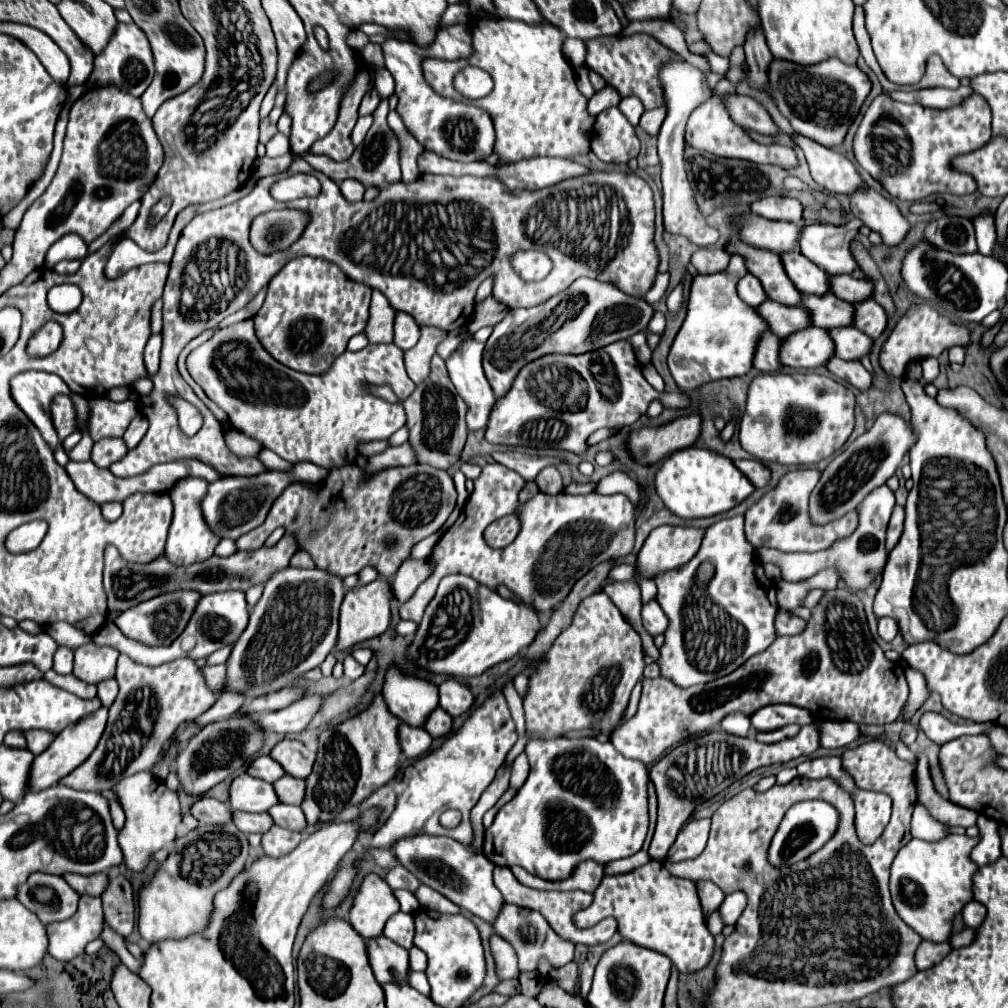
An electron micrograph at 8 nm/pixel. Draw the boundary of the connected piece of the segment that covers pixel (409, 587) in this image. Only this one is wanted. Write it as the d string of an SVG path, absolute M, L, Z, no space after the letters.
M408 558L404 564L400 564L400 568L396 570L394 578L388 580L390 590L394 594L394 598L404 604L414 590L424 582L424 578L430 574L430 562L426 560L412 560Z

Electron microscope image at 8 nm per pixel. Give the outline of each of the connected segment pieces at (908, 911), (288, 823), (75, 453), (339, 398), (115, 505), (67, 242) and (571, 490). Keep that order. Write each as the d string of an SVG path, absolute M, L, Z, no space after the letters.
M952 834L942 842L912 838L894 858L890 892L900 918L914 928L924 940L948 942L952 936L954 916L972 900L972 878L978 870L970 852L980 838Z
M278 804L272 806L272 810L268 810L268 814L274 818L274 824L286 828L286 830L296 830L302 832L304 826L308 826L304 812L300 810L300 806L290 806L290 804Z
M82 436L82 440L68 453L70 460L79 462L89 460L92 446L94 446L94 442L90 440L90 436Z
M244 320L228 328L216 328L214 336L196 348L196 382L206 396L216 402L228 416L236 430L258 440L264 448L276 452L290 464L312 462L326 470L354 462L358 458L358 446L374 440L388 440L398 428L406 424L406 412L402 404L390 404L386 400L372 398L364 392L362 384L388 384L400 402L404 402L416 384L406 374L404 352L396 344L368 344L364 350L346 350L336 358L326 374L302 374L278 360L274 360L254 334L254 322Z
M110 502L101 505L101 512L103 517L108 521L118 519L122 514L122 505L118 502Z
M66 234L58 242L52 244L52 248L46 254L46 268L54 268L60 260L82 260L88 256L88 246L78 234Z
M572 482L570 486L564 488L564 492L568 492L568 494L590 494L590 492L594 492L594 488L596 488L596 482L586 482L586 484Z

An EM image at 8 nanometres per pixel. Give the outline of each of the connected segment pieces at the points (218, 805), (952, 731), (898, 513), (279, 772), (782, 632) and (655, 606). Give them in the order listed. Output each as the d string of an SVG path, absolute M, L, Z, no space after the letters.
M200 798L192 806L192 816L198 818L200 822L212 824L212 826L224 826L224 824L232 822L230 806L220 800L214 800L214 798Z
M924 712L918 726L930 740L934 740L938 744L946 744L946 742L950 742L954 738L960 738L964 734L984 734L990 728L996 728L998 724L996 722L984 722L984 724L970 722L970 724L960 726L960 724L952 724L950 720L946 720L938 712Z
M896 506L894 512L892 512L892 518L890 518L890 524L888 524L888 534L886 534L886 548L892 550L898 540L900 540L900 534L904 530L904 506Z
M260 756L250 764L248 774L254 776L254 778L260 778L260 780L266 780L266 782L274 784L276 780L280 780L284 776L284 768L278 762L274 762L274 758Z
M778 610L776 614L776 632L778 636L794 636L806 630L806 620L788 612L788 610Z
M656 600L642 606L642 624L650 636L658 636L658 634L666 632L668 616L664 614L664 610L660 608L660 604Z

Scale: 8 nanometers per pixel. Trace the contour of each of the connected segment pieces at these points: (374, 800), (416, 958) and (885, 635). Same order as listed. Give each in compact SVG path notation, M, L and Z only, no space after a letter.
M386 784L384 788L378 788L376 794L372 794L364 804L360 804L360 810L372 808L372 806L380 806L380 808L384 810L384 812L382 812L382 818L380 818L380 824L384 824L384 820L392 814L394 804L396 804L396 794L394 794L392 786Z
M410 948L410 966L412 966L412 970L426 970L426 966L428 966L428 958L426 958L426 954L420 950L420 948Z
M880 618L878 620L878 634L882 640L890 642L898 634L898 624L892 618Z

